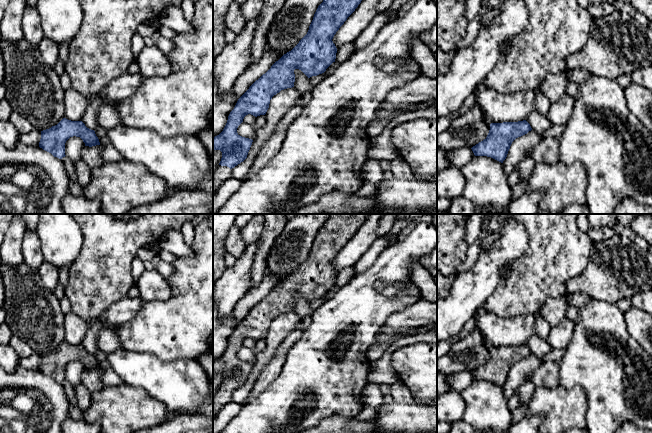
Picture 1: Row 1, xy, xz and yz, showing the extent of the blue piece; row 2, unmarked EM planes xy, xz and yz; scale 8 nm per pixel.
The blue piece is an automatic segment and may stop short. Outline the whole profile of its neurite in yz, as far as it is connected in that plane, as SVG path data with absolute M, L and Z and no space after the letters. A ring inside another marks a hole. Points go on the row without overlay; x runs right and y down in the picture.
M526 344L491 347L487 361L471 373L475 380L491 381L503 387L512 366L531 354L532 352Z

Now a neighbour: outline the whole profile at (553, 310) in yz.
M566 294L557 298L548 298L540 307L537 316L550 326L556 326L566 317L569 306Z

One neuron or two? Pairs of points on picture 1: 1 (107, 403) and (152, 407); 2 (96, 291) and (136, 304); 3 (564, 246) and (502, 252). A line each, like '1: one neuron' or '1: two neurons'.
1: one neuron
2: two neurons
3: two neurons

